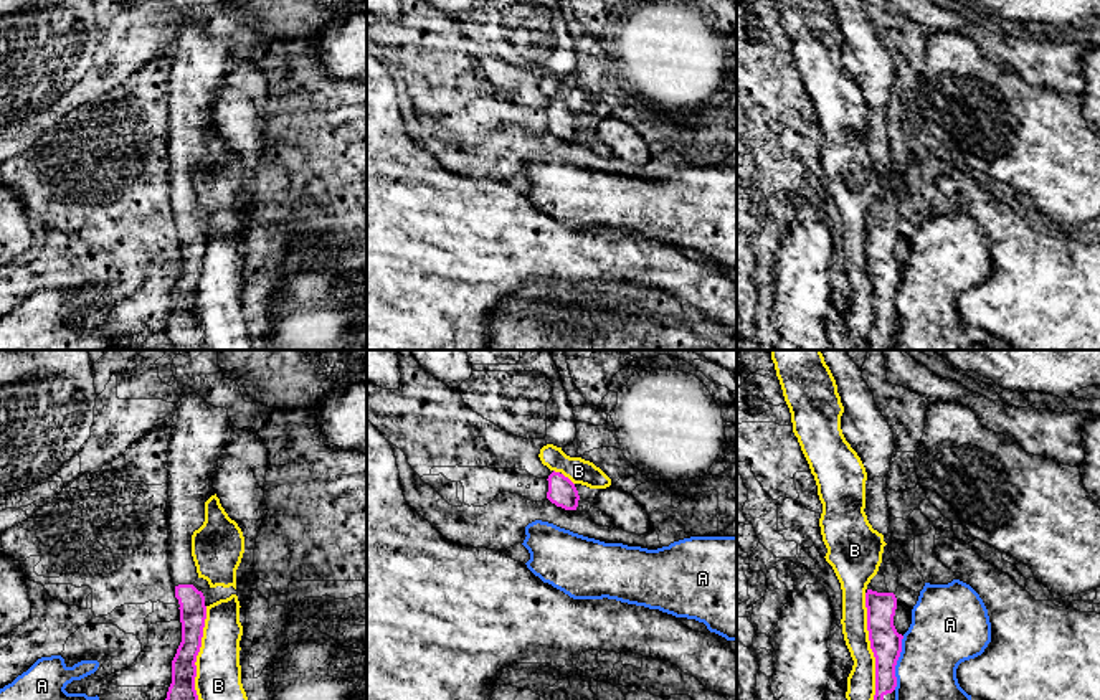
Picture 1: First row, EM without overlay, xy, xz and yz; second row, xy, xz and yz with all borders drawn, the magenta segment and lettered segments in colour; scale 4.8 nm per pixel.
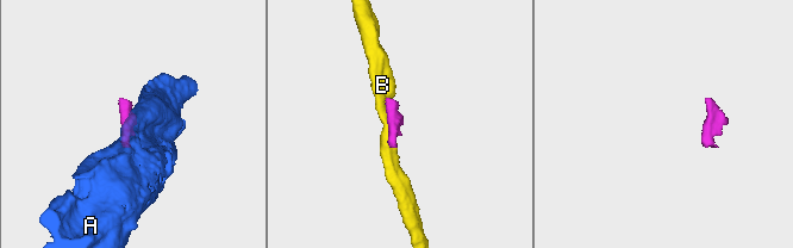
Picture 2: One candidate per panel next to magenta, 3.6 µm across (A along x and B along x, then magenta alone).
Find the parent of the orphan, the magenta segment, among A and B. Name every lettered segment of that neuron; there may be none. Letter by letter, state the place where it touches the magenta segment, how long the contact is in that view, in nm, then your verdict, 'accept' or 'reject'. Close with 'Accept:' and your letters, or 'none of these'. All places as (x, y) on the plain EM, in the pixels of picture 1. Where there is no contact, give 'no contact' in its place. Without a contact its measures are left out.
A: contact yz (896, 293); length 260 nm; reject
B: contact yz (872, 281); length 550 nm; reject
Accept: none of these

